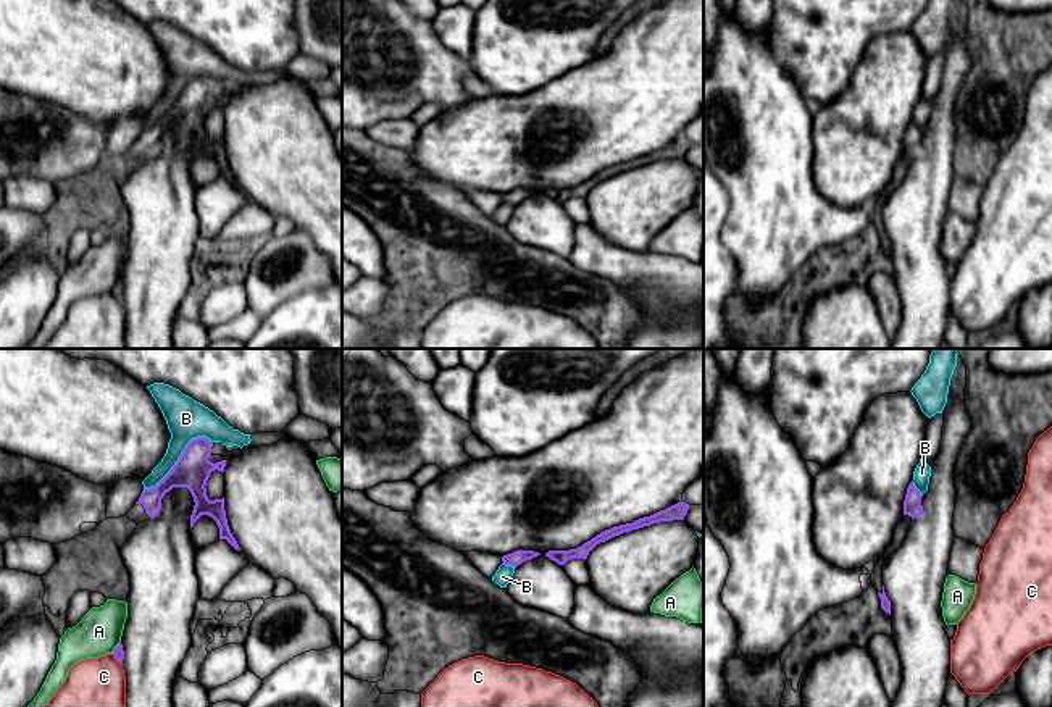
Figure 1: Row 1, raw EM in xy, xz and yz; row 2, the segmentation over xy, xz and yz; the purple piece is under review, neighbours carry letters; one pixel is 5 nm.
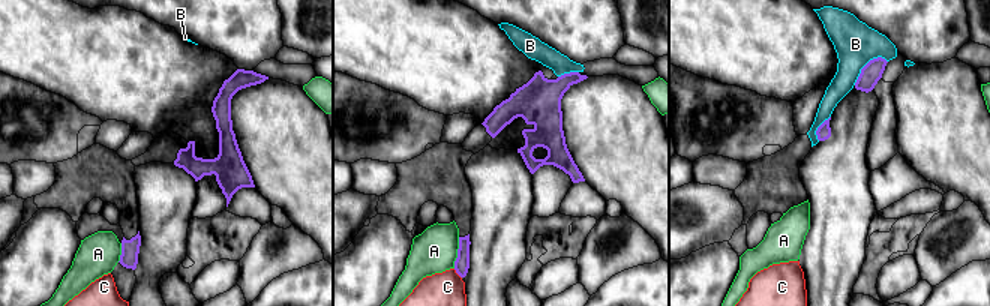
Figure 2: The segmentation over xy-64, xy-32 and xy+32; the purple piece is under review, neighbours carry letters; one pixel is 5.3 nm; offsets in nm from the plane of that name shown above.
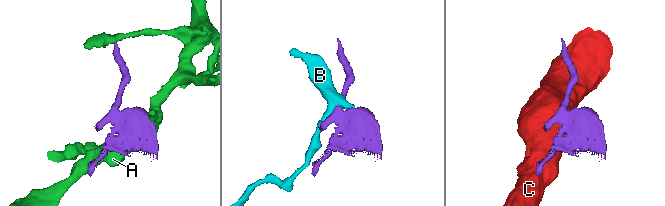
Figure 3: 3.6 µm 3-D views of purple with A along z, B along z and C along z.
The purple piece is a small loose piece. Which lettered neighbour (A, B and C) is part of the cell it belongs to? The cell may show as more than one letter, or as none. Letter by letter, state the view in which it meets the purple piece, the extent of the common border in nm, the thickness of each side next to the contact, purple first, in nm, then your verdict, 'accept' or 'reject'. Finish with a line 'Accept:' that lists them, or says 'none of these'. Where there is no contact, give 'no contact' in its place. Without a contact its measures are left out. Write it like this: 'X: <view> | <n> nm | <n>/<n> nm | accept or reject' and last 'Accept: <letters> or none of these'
A: xy | 80 nm | 60/220 nm | reject
B: xy | 420 nm | 180/200 nm | reject
C: xy | 70 nm | 60/340 nm | reject
Accept: none of these

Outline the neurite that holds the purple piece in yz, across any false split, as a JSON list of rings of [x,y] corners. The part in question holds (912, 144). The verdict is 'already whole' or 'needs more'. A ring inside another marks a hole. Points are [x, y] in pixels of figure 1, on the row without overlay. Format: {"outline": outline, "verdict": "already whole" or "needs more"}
{"outline": [[[910,121],[904,139],[904,153],[912,157],[923,153],[921,136],[923,132]]], "verdict": "already whole"}

